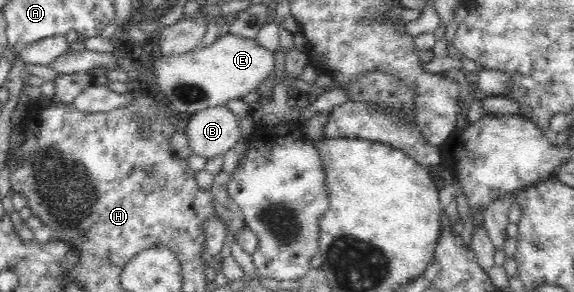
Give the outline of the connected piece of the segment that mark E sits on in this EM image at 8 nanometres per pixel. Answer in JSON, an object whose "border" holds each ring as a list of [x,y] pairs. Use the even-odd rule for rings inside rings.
{"border":[[[228,33],[218,35],[210,46],[201,46],[184,55],[157,58],[151,70],[155,77],[150,83],[164,93],[170,106],[176,112],[194,113],[210,106],[226,106],[257,91],[274,70],[281,71],[281,60],[255,40]]]}

